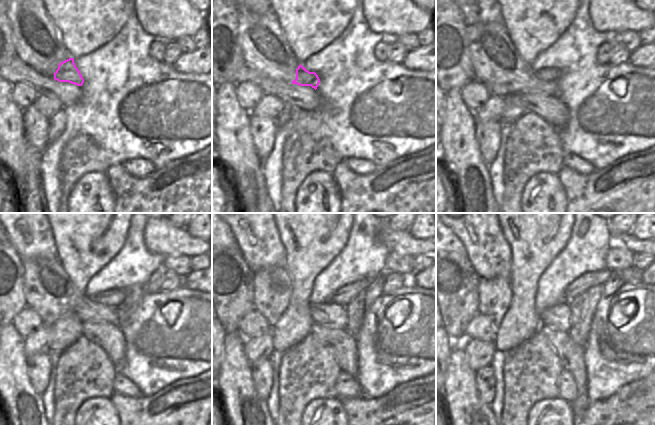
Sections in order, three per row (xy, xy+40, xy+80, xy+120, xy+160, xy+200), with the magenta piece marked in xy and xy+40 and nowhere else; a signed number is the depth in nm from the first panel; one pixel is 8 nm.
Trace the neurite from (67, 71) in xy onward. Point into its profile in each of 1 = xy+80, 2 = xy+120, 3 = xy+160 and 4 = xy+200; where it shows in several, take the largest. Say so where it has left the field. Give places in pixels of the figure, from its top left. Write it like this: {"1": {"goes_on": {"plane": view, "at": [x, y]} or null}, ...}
{"1": {"goes_on": {"plane": "xy+80", "at": [553, 74]}}, "2": {"goes_on": {"plane": "xy+120", "at": [115, 297]}}, "3": {"goes_on": {"plane": "xy+160", "at": [343, 295]}}, "4": {"goes_on": {"plane": "xy+200", "at": [630, 275]}}}

